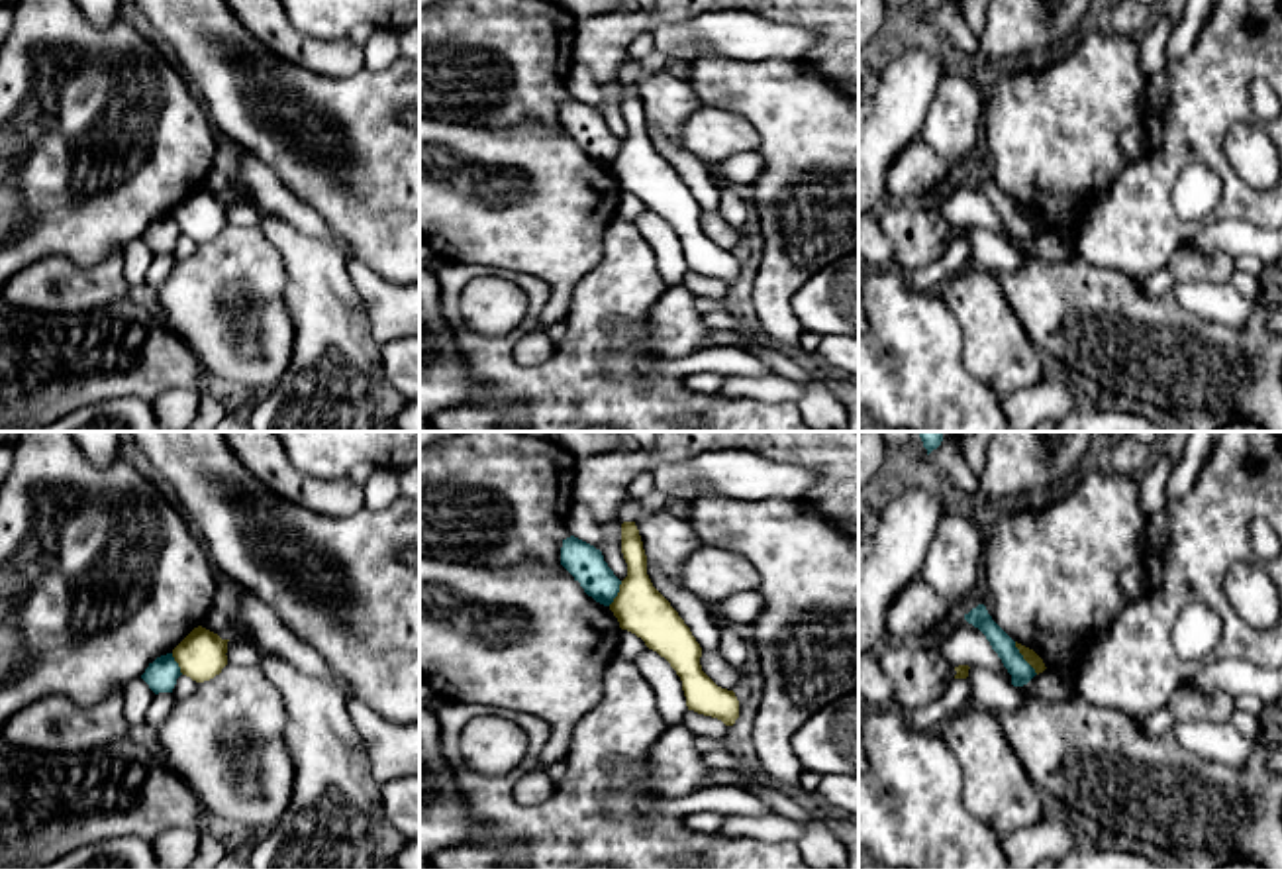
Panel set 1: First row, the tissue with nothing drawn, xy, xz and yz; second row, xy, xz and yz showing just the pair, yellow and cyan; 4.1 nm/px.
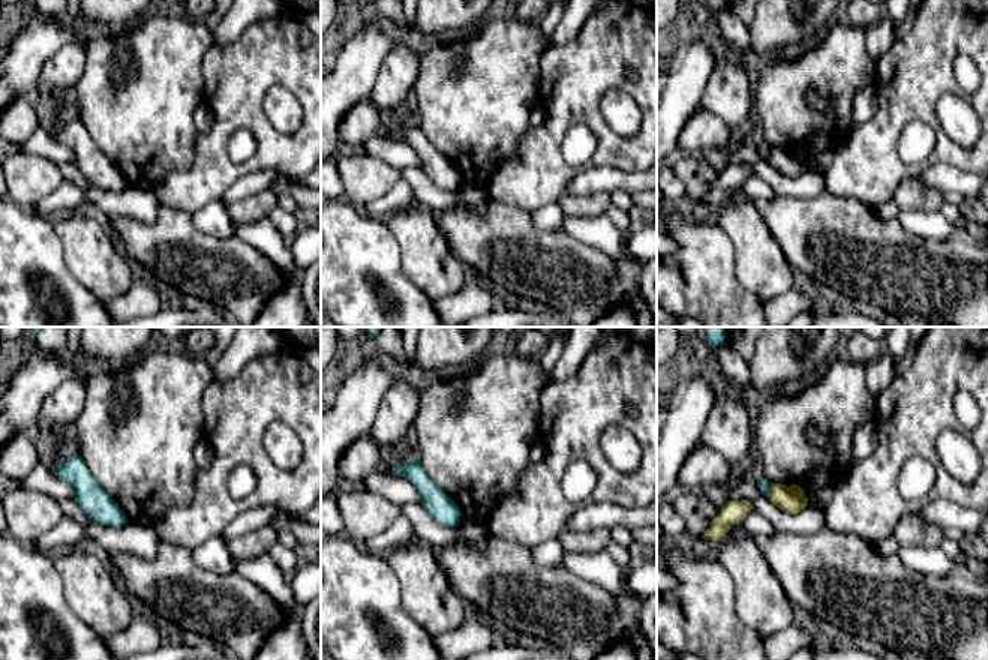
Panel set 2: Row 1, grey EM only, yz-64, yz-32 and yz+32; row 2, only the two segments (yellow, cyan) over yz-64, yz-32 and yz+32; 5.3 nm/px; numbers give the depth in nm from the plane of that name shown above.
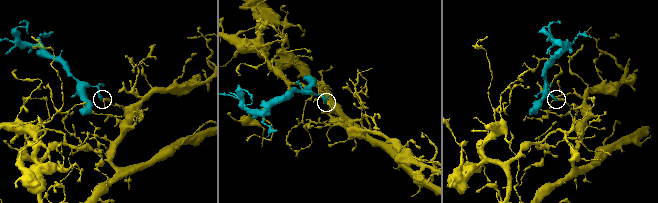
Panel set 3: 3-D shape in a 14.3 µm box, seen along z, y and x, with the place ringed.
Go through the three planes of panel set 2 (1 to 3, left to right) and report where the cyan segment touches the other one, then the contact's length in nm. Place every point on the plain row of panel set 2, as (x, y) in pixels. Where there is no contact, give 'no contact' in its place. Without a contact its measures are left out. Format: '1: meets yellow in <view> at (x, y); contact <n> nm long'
1: no contact
2: no contact
3: meets yellow in yz+32 at (769, 153); contact 80 nm long

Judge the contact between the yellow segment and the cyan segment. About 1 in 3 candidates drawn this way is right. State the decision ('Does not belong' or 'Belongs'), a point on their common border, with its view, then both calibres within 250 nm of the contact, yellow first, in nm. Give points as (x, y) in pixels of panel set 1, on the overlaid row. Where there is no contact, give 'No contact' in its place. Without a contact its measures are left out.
Does not belong. Touches yellow at yz (1024, 658). Thickness 60 nm (yellow) against 90 nm

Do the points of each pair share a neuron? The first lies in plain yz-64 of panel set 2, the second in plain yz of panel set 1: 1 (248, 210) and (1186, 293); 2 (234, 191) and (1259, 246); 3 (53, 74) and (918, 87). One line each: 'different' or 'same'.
1: different
2: same
3: different

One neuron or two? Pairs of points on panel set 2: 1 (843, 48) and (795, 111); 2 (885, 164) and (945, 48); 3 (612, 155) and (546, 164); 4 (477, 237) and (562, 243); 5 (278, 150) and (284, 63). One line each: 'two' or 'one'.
1: one
2: one
3: one
4: one
5: one

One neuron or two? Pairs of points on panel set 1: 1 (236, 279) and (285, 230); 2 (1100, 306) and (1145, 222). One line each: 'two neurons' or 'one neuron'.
1: two neurons
2: two neurons

